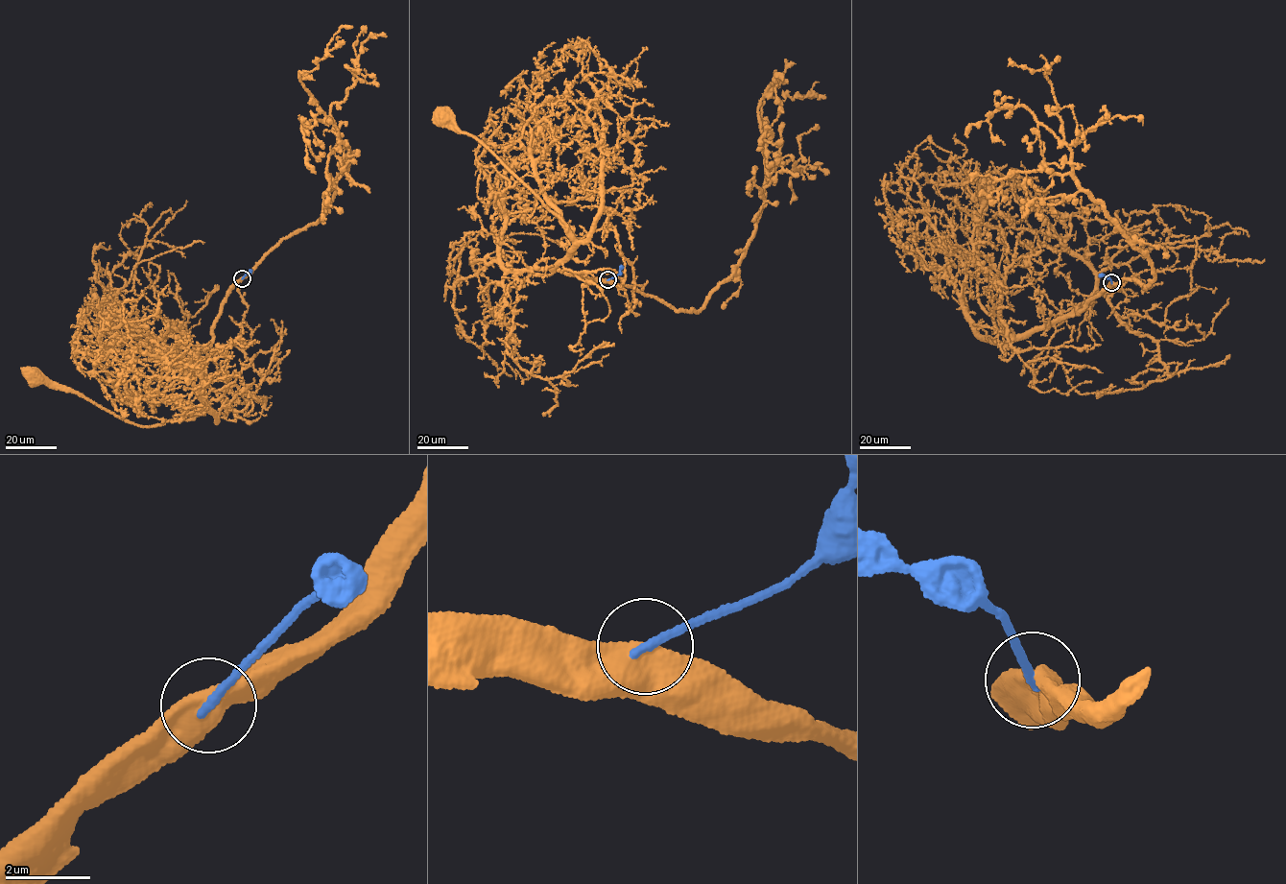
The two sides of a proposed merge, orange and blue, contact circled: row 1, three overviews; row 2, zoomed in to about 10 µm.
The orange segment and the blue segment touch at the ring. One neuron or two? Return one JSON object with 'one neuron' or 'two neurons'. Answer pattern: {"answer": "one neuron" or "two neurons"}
{"answer": "two neurons"}

